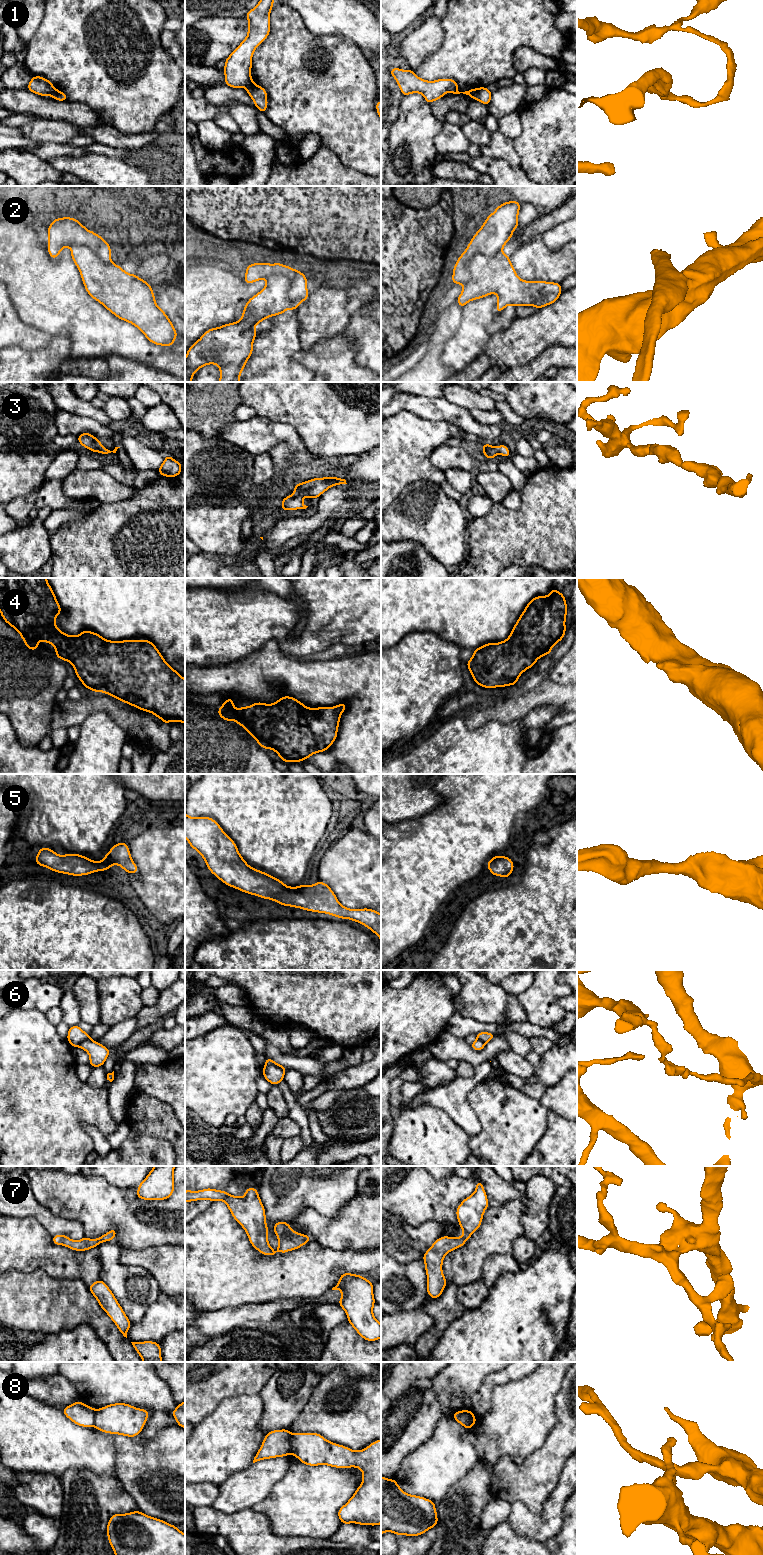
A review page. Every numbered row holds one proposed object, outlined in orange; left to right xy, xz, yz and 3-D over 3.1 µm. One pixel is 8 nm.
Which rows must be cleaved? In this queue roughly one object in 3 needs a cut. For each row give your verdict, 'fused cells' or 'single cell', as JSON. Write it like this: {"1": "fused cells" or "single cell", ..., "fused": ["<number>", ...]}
{"1": "fused cells", "2": "fused cells", "3": "single cell", "4": "single cell", "5": "single cell", "6": "fused cells", "7": "single cell", "8": "fused cells", "fused": ["1", "2", "6", "8"]}

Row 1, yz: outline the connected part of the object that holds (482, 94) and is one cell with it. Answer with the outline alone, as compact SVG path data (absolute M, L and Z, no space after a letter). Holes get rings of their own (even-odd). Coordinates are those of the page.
M487 87L476 88L471 94L471 98L488 106L491 101L492 92L487 89Z

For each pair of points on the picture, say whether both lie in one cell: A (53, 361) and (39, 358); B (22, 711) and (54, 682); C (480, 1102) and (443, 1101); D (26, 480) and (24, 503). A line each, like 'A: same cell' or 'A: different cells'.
A: same cell
B: same cell
C: different cells
D: different cells

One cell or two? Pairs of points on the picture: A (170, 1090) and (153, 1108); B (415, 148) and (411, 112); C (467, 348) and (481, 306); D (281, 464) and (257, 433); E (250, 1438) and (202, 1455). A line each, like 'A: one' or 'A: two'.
A: two
B: one
C: one
D: two
E: one

